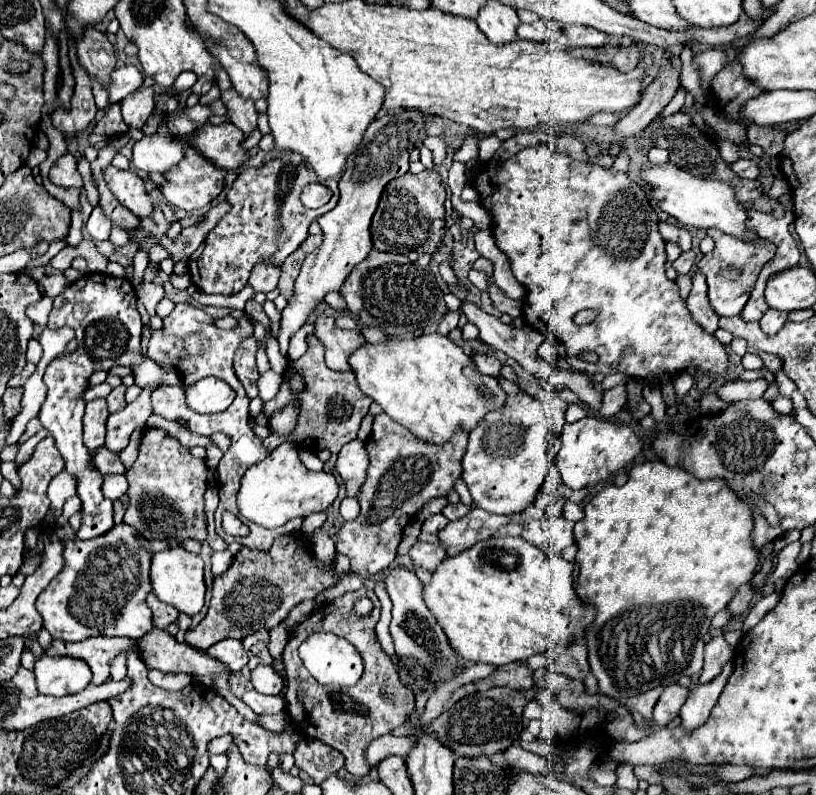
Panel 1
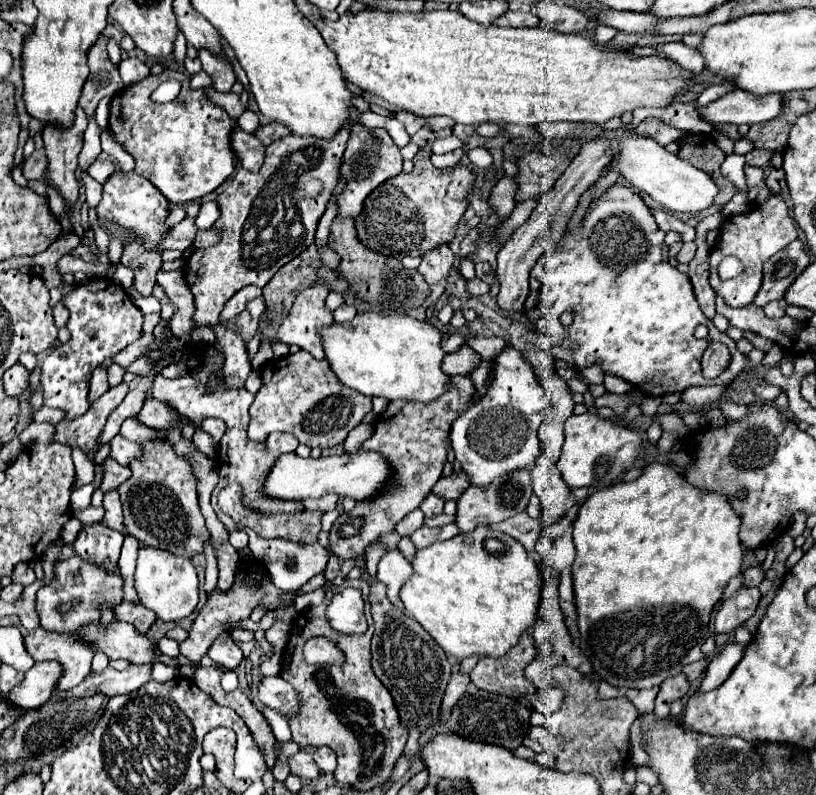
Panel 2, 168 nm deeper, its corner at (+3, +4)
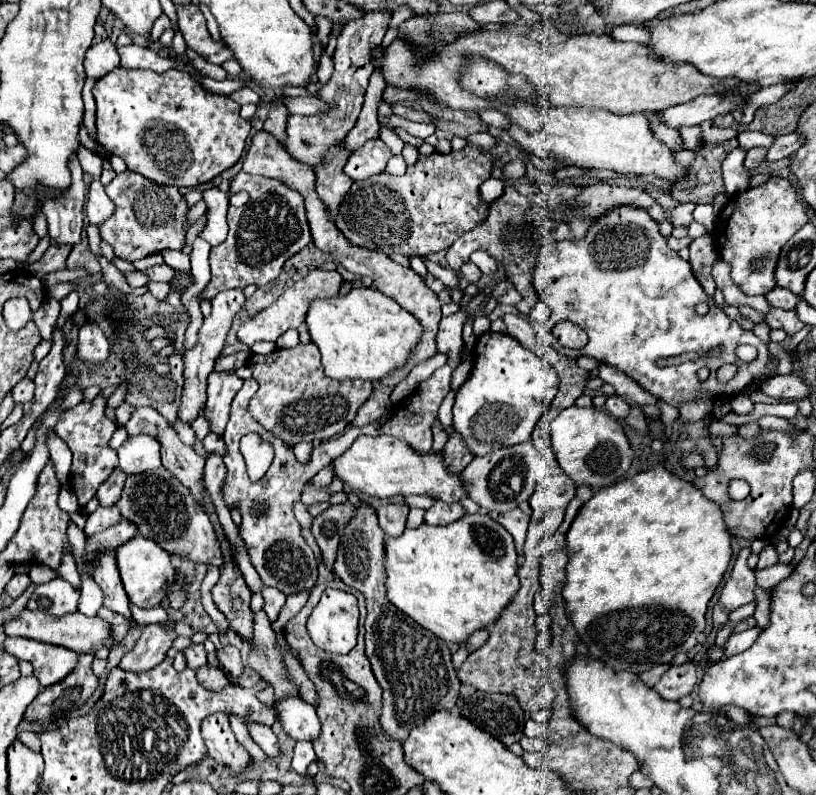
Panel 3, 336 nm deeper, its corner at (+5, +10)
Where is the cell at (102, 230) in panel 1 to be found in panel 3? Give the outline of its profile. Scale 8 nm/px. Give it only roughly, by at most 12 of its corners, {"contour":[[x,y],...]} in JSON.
{"contour":[[51,244],[43,258],[31,266],[41,278],[63,270],[71,246]]}

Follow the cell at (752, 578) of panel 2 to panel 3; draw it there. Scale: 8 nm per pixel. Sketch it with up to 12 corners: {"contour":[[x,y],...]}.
{"contour":[[771,544],[759,554],[757,570],[777,564],[777,552]]}

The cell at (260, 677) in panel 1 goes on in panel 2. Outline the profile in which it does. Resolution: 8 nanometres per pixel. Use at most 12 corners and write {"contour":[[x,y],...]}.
{"contour":[[263,678],[257,696],[285,720],[297,714],[297,690]]}

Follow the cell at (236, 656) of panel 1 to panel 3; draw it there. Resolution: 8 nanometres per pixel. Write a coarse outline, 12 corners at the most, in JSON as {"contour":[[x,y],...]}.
{"contour":[[217,648],[221,668],[229,676],[243,672],[239,648]]}

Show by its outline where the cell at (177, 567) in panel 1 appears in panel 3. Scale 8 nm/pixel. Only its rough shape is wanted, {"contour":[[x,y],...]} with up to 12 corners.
{"contour":[[133,536],[117,550],[129,600],[155,608],[175,582],[171,554]]}

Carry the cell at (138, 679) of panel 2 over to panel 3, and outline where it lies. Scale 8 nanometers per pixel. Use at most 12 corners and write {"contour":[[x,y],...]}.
{"contour":[[149,624],[119,668],[141,674],[159,666],[171,648],[173,624]]}

